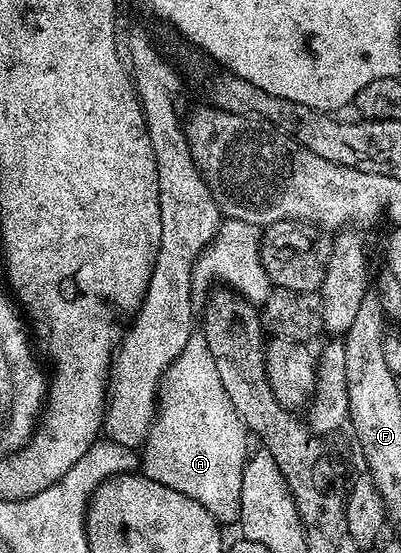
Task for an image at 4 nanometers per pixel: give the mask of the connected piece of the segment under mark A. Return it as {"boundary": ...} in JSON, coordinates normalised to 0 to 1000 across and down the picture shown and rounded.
{"boundary":[[[476,604],[459,631],[434,649],[429,671],[444,678],[401,694],[404,738],[394,750],[389,743],[389,756],[372,767],[349,816],[352,857],[509,913],[536,939],[566,939],[581,949],[591,948],[601,920],[603,854],[618,835],[618,781],[569,711],[559,711],[559,689],[549,689],[511,606]]]}

